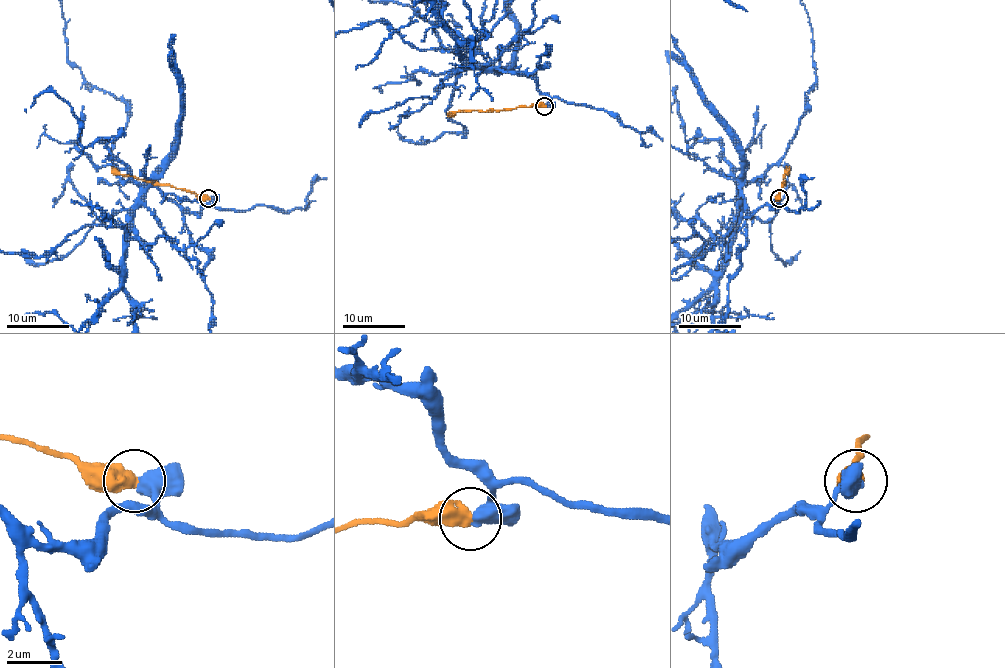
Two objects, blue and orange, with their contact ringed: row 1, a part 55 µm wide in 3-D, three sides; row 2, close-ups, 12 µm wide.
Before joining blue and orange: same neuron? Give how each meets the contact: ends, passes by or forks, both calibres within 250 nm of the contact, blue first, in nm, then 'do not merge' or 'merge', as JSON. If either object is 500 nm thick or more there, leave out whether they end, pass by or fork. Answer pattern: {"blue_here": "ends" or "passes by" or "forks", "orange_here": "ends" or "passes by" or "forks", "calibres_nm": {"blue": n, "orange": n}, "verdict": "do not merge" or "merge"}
{"calibres_nm": {"blue": 550, "orange": 600}, "verdict": "do not merge"}

